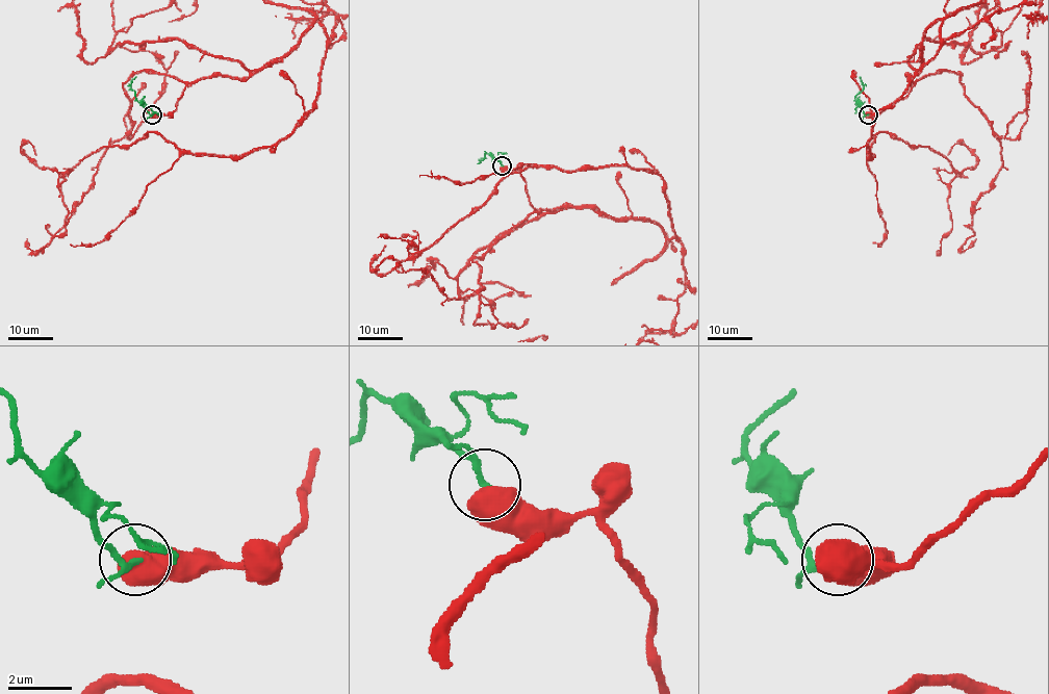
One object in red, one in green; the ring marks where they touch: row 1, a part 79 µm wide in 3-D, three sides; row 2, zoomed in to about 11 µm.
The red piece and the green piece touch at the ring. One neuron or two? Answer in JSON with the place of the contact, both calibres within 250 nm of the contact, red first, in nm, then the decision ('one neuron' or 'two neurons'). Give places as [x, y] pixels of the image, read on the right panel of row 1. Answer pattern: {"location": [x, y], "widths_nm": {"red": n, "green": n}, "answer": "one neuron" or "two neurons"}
{"location": [868, 114], "widths_nm": {"red": 850, "green": 130}, "answer": "two neurons"}

